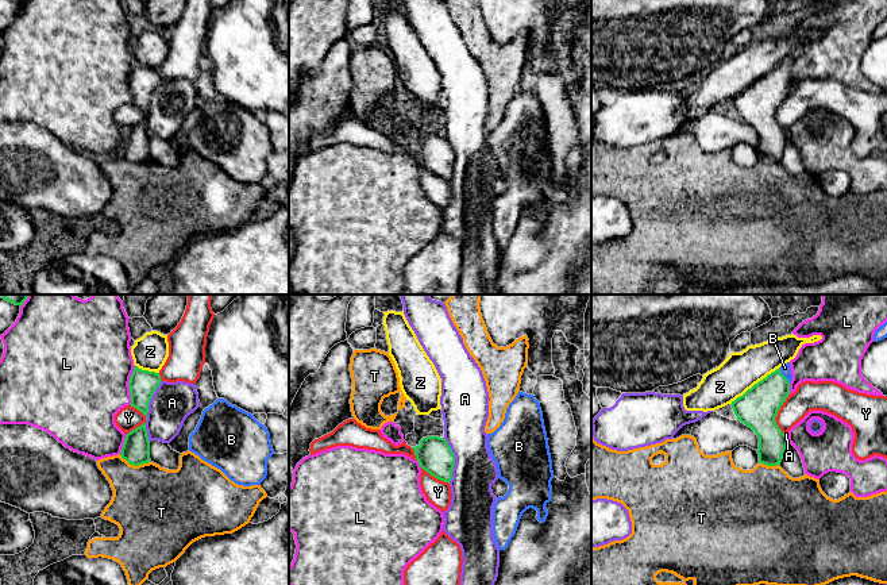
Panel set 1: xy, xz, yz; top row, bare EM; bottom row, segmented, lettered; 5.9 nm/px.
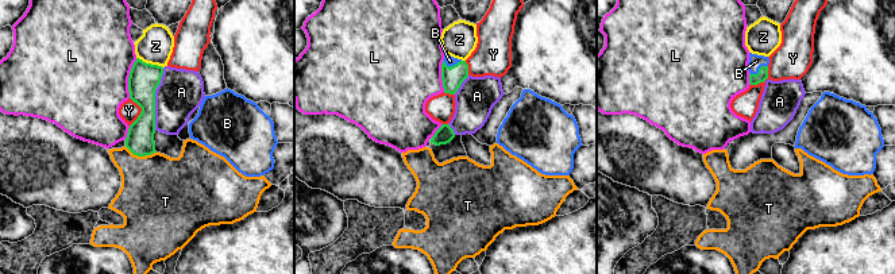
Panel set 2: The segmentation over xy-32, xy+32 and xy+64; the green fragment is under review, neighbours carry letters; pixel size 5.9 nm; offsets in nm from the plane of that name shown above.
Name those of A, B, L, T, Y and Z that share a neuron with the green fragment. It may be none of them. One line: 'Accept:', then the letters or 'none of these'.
Accept: B

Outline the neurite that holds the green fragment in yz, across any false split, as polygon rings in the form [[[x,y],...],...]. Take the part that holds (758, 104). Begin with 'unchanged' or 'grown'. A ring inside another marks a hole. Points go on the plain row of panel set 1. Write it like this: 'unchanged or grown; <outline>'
grown; [[[790,59],[783,61],[730,101],[737,118],[757,132],[759,159],[767,163],[780,162],[788,141],[775,115],[790,91],[790,65]]]

